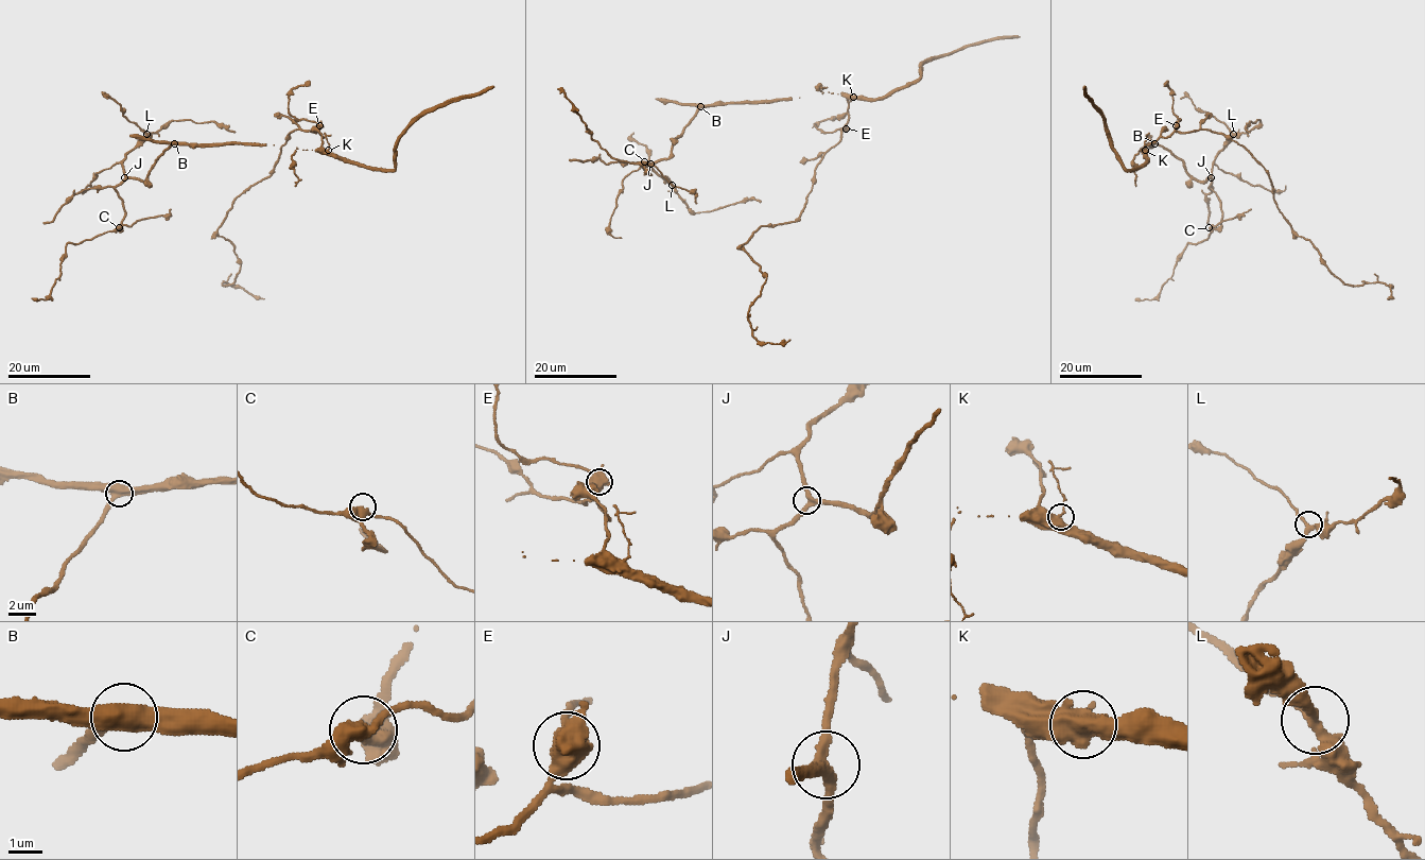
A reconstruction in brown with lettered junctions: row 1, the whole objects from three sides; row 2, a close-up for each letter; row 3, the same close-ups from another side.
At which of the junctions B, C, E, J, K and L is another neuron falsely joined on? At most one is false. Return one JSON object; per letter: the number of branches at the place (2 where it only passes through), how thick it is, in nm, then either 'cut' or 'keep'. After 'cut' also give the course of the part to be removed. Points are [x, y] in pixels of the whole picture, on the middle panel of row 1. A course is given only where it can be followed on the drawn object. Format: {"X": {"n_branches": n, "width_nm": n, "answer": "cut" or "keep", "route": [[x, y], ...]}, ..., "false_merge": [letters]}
{"B": {"n_branches": 3, "width_nm": 480, "answer": "keep"}, "C": {"n_branches": 3, "width_nm": 360, "answer": "keep"}, "E": {"n_branches": 3, "width_nm": 650, "answer": "keep"}, "J": {"n_branches": 3, "width_nm": 320, "answer": "keep"}, "K": {"n_branches": 3, "width_nm": 460, "answer": "keep"}, "L": {"n_branches": 3, "width_nm": 260, "answer": "keep"}, "false_merge": []}

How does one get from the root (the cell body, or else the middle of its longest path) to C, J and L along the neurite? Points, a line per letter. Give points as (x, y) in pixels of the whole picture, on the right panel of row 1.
C: (1140, 150), (1161, 144), (1193, 177), (1211, 179), (1222, 218), (1219, 226), (1209, 227)
J: (1140, 150), (1148, 143), (1161, 144), (1182, 161), (1193, 177), (1201, 181), (1211, 177)
L: (1140, 150), (1148, 143), (1161, 144), (1182, 161), (1193, 177), (1205, 181), (1211, 175), (1215, 156), (1233, 134)

